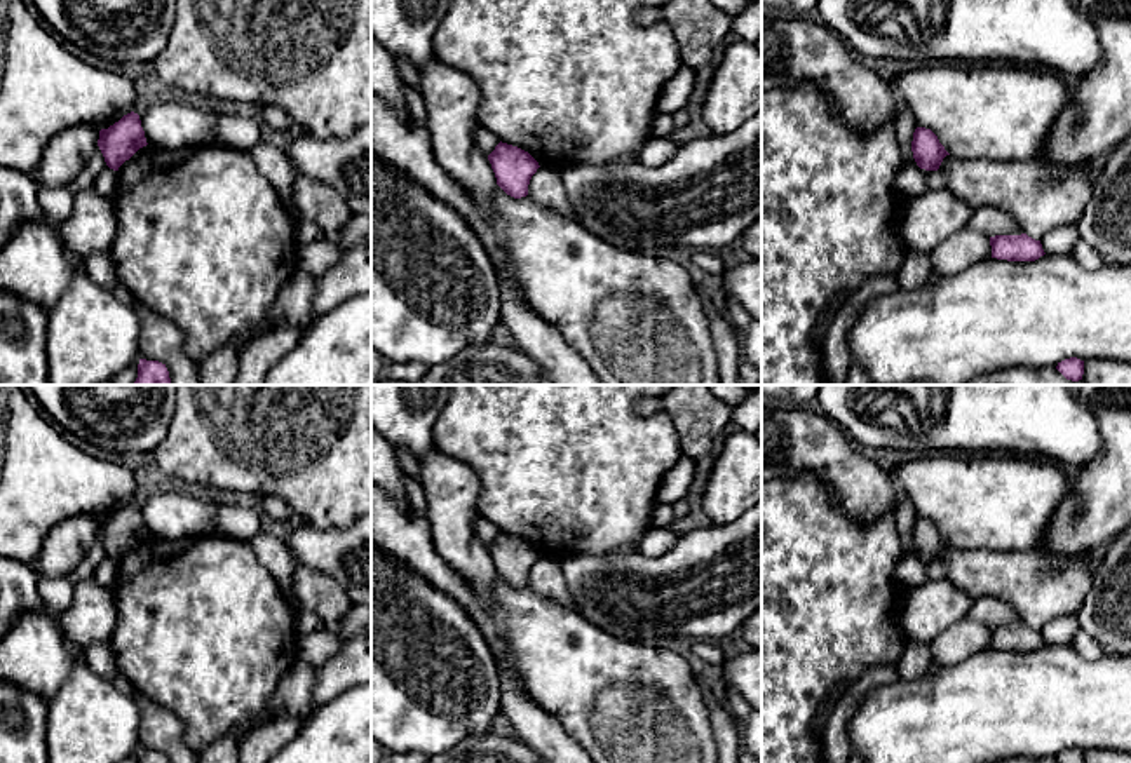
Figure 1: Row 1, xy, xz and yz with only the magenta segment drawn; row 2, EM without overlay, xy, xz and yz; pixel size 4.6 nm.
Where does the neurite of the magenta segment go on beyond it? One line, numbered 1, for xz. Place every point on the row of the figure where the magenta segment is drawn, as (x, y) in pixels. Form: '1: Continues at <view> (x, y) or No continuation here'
1: No continuation here

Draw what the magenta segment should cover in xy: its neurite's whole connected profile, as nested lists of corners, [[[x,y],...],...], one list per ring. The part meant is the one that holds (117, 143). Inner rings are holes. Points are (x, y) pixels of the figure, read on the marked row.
[[[131,111],[108,129],[99,131],[98,146],[110,169],[119,167],[129,160],[139,148],[146,146],[145,131],[139,115]]]

